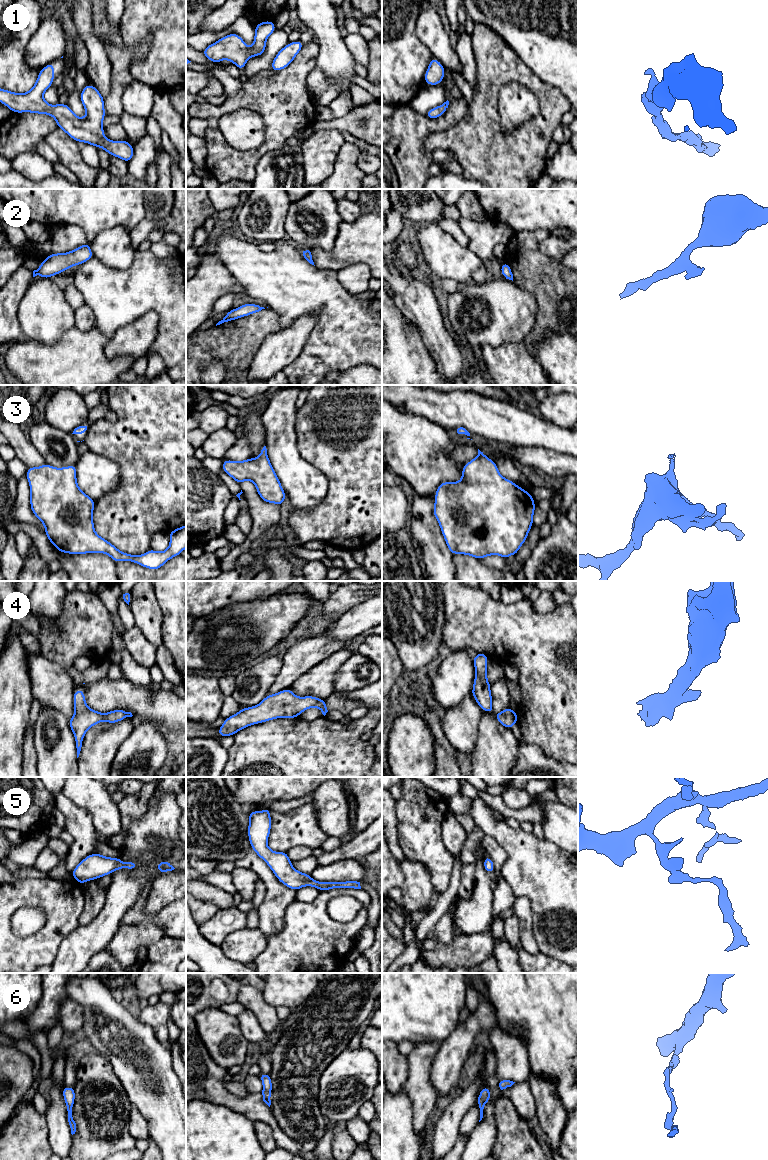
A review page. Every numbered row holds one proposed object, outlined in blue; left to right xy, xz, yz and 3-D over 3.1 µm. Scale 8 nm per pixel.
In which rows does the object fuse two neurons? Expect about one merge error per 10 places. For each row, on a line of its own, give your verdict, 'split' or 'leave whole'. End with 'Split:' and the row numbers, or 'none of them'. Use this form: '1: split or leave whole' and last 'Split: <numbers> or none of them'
1: leave whole
2: leave whole
3: leave whole
4: leave whole
5: leave whole
6: leave whole
Split: none of them

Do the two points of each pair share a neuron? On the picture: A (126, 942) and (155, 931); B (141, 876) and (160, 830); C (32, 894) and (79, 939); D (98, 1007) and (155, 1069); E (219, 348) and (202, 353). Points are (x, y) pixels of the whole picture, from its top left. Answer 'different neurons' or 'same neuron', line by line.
A: same neuron
B: same neuron
C: different neurons
D: same neuron
E: same neuron

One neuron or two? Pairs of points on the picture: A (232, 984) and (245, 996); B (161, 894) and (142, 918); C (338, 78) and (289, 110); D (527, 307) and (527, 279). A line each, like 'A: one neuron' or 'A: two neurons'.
A: two neurons
B: two neurons
C: two neurons
D: two neurons

